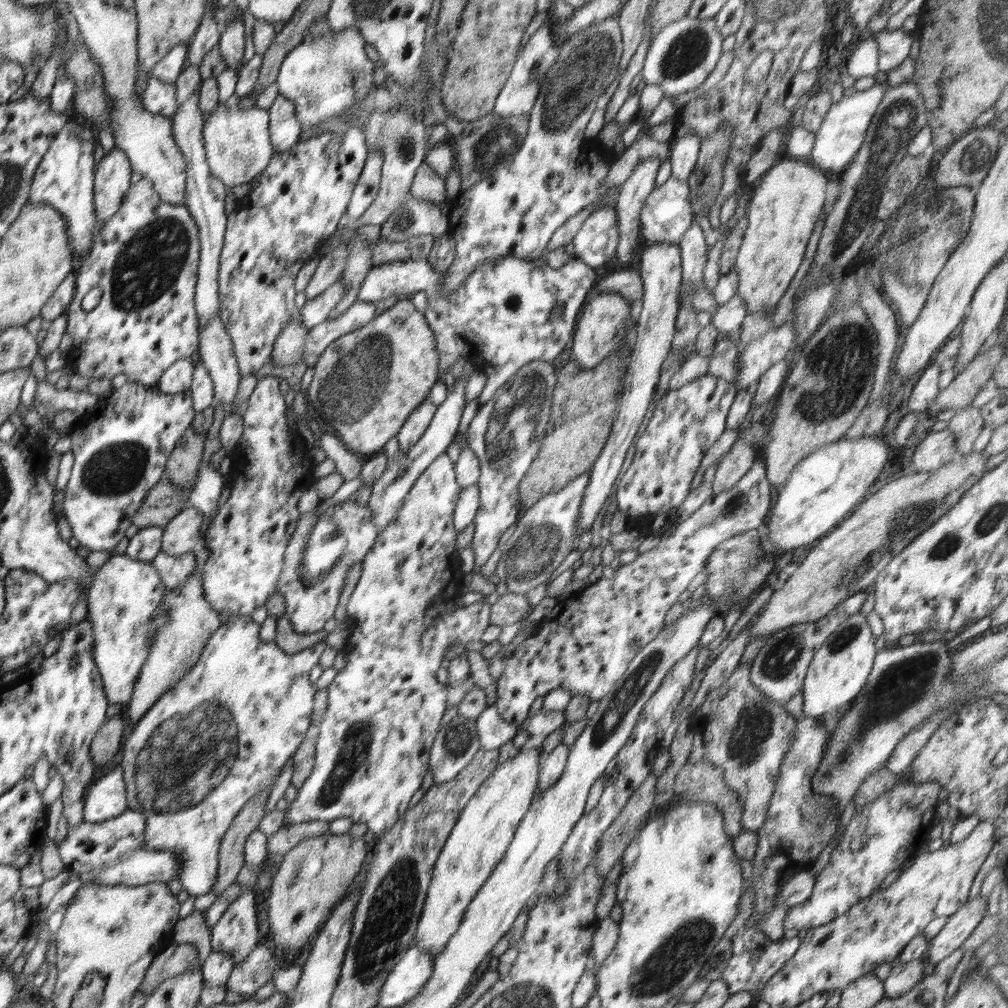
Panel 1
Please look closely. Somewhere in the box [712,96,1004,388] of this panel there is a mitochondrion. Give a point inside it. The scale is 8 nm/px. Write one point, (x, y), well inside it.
(929, 213)

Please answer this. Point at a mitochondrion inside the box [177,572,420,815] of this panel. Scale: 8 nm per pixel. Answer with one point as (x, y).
(356, 745)

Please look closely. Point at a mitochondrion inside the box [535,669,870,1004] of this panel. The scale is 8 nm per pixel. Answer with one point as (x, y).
(682, 952)

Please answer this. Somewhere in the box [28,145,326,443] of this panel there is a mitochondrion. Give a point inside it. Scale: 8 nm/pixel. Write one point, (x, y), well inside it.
(153, 258)

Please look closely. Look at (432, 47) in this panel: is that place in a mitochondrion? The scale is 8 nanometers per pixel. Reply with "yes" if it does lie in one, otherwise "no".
no

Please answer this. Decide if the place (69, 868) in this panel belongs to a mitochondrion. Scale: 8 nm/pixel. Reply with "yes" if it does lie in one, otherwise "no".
no

